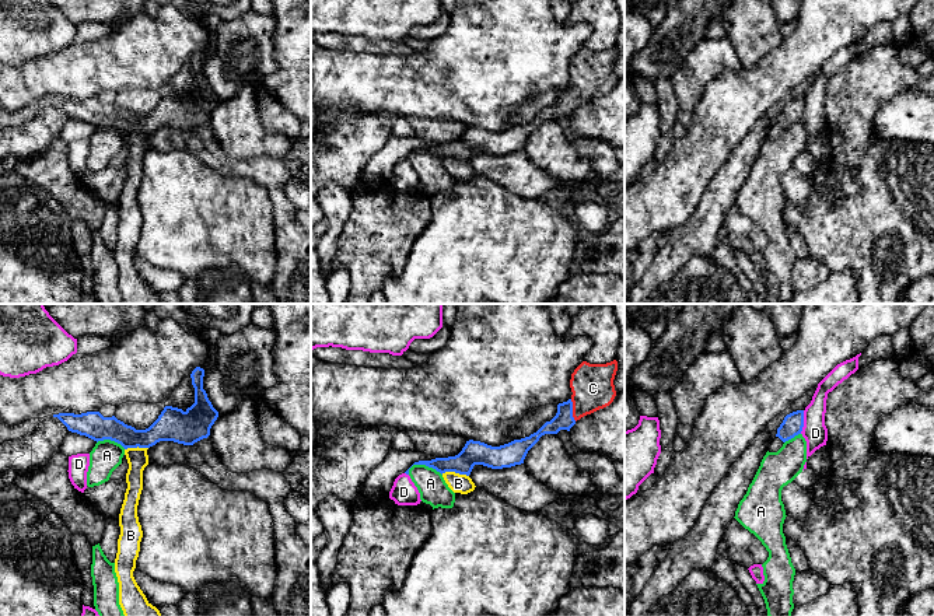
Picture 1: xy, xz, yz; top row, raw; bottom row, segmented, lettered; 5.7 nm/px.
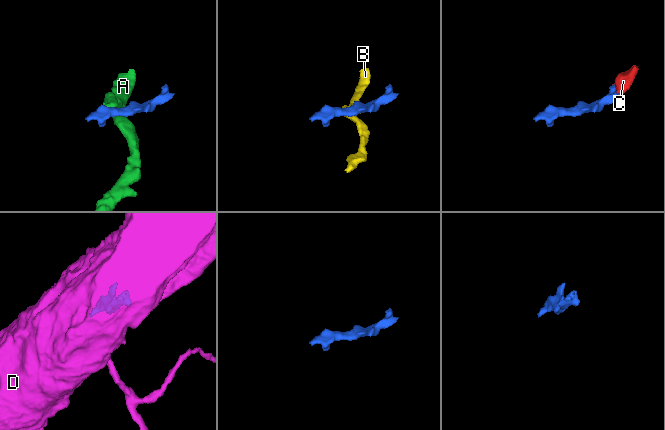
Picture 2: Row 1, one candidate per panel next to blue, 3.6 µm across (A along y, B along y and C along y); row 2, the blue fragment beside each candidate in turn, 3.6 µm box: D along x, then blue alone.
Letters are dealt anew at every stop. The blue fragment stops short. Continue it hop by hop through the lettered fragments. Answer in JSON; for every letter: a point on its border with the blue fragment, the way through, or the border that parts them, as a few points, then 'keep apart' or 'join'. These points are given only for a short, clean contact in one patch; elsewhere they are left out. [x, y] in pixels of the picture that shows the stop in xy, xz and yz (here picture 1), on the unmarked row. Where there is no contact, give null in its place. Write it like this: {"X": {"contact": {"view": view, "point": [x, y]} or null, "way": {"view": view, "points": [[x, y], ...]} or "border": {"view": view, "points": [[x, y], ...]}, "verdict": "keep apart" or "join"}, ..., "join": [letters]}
{"A": {"contact": {"view": "xz", "point": [424, 150]}, "border": {"view": "xz", "points": [[408, 156], [413, 151], [427, 151], [441, 161]]}, "verdict": "keep apart"}, "B": {"contact": {"view": "xz", "point": [455, 158]}, "border": {"view": "xz", "points": [[441, 160], [458, 158], [468, 163]]}, "verdict": "keep apart"}, "C": {"contact": {"view": "xz", "point": [572, 97]}, "way": {"view": "xz", "points": [[563, 107], [572, 97], [593, 74]]}, "verdict": "join"}, "D": {"contact": {"view": "yz", "point": [803, 108]}, "border": {"view": "yz", "points": [[804, 97], [804, 112], [800, 119]]}, "verdict": "keep apart"}, "join": ["C"]}

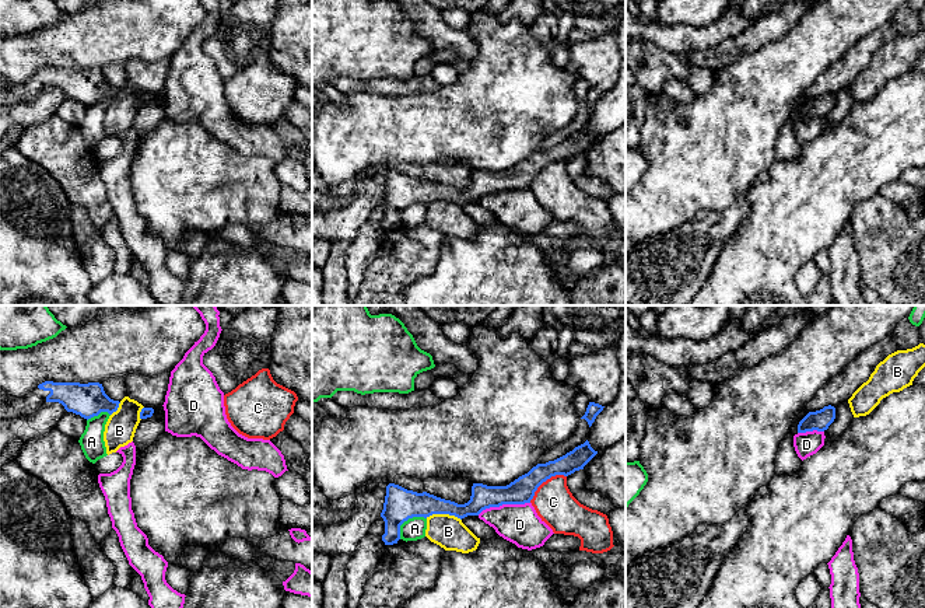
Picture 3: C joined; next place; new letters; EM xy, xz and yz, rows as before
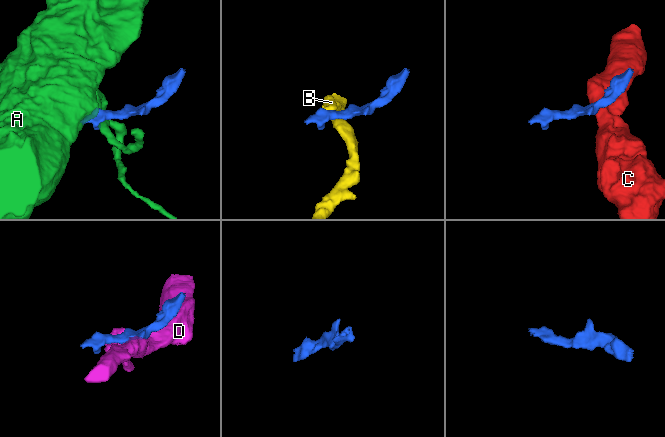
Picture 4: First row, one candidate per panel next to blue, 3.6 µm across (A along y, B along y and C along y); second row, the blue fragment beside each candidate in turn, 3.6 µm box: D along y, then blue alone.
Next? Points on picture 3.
{"A": {"contact": {"view": "xz", "point": [406, 206]}, "border": {"view": "xz", "points": [[426, 203], [409, 203], [400, 212], [399, 224]]}, "verdict": "keep apart"}, "B": {"contact": {"view": "xz", "point": [444, 199]}, "border": {"view": "xz", "points": [[426, 203], [454, 201], [461, 206]]}, "verdict": "keep apart"}, "C": {"contact": {"view": "xz", "point": [545, 167]}, "border": {"view": "xz", "points": [[566, 161], [552, 161], [547, 164], [529, 188]]}, "verdict": "keep apart"}, "D": {"contact": {"view": "xz", "point": [503, 189]}, "verdict": "keep apart"}, "join": []}

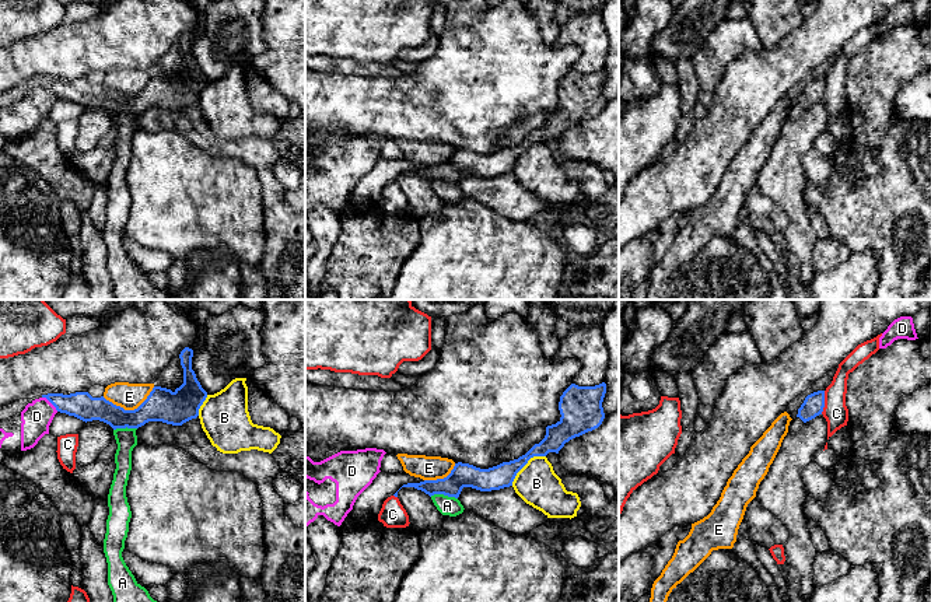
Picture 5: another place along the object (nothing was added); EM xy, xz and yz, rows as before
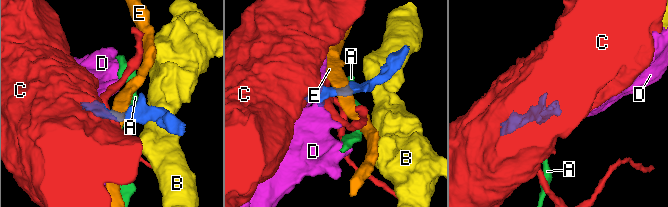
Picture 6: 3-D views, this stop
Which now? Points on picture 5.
{"A": {"contact": {"view": "xz", "point": [444, 181]}, "border": {"view": "xz", "points": [[430, 182], [447, 181], [457, 185]]}, "verdict": "keep apart"}, "B": {"contact": {"view": "xz", "point": [525, 150]}, "border": {"view": "xz", "points": [[545, 142], [534, 142], [517, 160], [511, 171]]}, "verdict": "keep apart"}, "C": {"contact": {"view": "yz", "point": [823, 88]}, "border": {"view": "yz", "points": [[825, 77], [825, 93], [821, 100]]}, "verdict": "keep apart"}, "D": {"contact": {"view": "xy", "point": [51, 88]}, "verdict": "keep apart"}, "E": {"contact": {"view": "xy", "point": [129, 97]}, "border": {"view": "xy", "points": [[154, 73], [133, 95], [116, 93], [102, 83]]}, "verdict": "keep apart"}, "join": []}

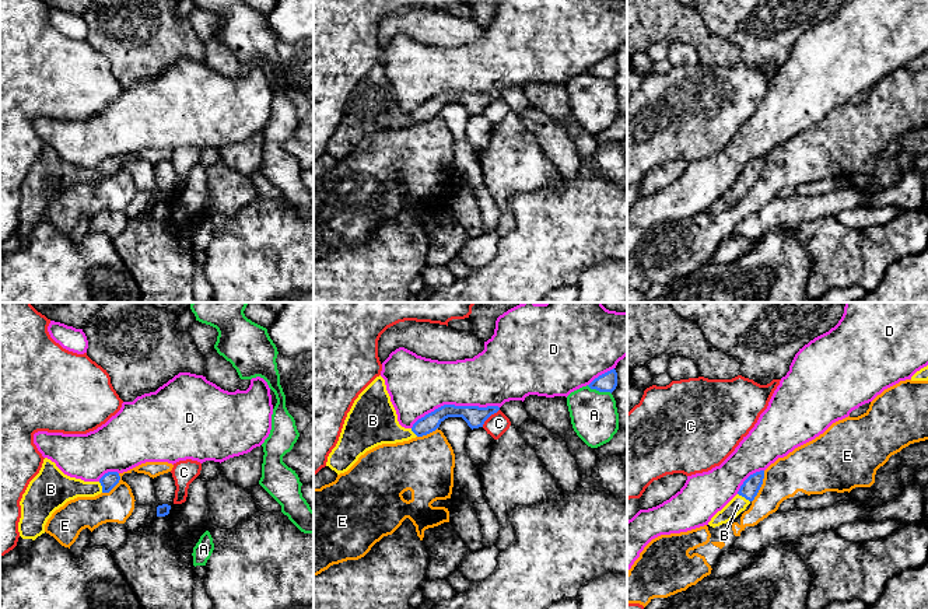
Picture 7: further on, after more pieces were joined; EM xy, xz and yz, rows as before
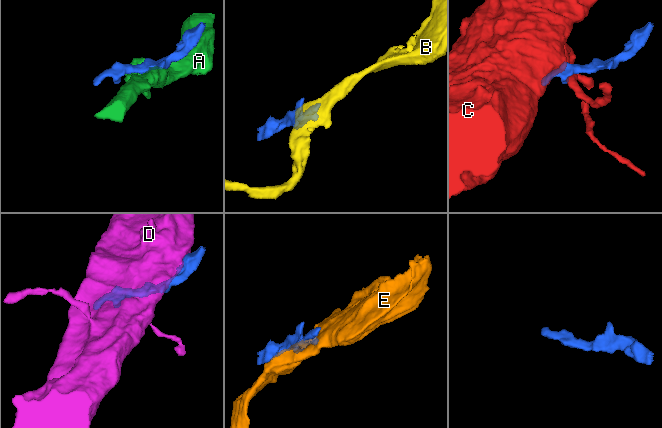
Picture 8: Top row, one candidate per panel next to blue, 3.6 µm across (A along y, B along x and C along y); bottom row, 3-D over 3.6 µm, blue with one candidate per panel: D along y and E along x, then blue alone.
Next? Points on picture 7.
{"A": {"contact": {"view": "xz", "point": [599, 77]}, "verdict": "keep apart"}, "B": {"contact": {"view": "yz", "point": [743, 182]}, "way": {"view": "yz", "points": [[749, 175], [743, 182], [738, 191]]}, "verdict": "join"}, "C": {"contact": {"view": "xz", "point": [489, 102]}, "border": {"view": "xz", "points": [[498, 95], [482, 112]]}, "verdict": "keep apart"}, "D": {"contact": {"view": "xz", "point": [454, 91]}, "verdict": "keep apart"}, "E": {"contact": {"view": "yz", "point": [760, 172]}, "verdict": "keep apart"}, "join": ["B"]}

